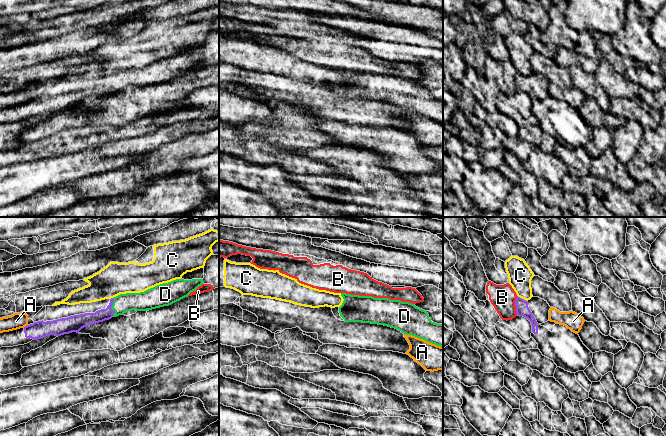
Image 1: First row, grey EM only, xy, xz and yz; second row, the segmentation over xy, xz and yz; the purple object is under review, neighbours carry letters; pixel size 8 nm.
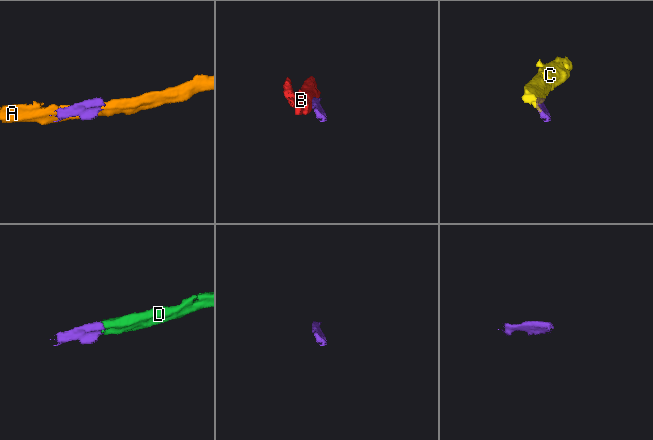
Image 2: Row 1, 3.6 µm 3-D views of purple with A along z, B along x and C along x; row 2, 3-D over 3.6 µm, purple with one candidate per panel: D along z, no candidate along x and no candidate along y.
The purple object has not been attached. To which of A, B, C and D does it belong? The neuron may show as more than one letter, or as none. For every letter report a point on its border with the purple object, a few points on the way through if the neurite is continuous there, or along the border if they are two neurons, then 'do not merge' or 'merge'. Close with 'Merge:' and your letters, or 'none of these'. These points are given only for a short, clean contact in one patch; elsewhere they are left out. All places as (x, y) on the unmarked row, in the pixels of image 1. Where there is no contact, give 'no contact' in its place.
A: contact xy (25, 102); border xy (27, 100), (23, 103); do not merge
B: contact yz (515, 81); border yz (517, 72), (515, 77), (516, 90); do not merge
C: contact yz (523, 75); do not merge
D: contact xy (111, 82); way xy (86, 95), (104, 90), (111, 82), (123, 79); merge
Merge: D

